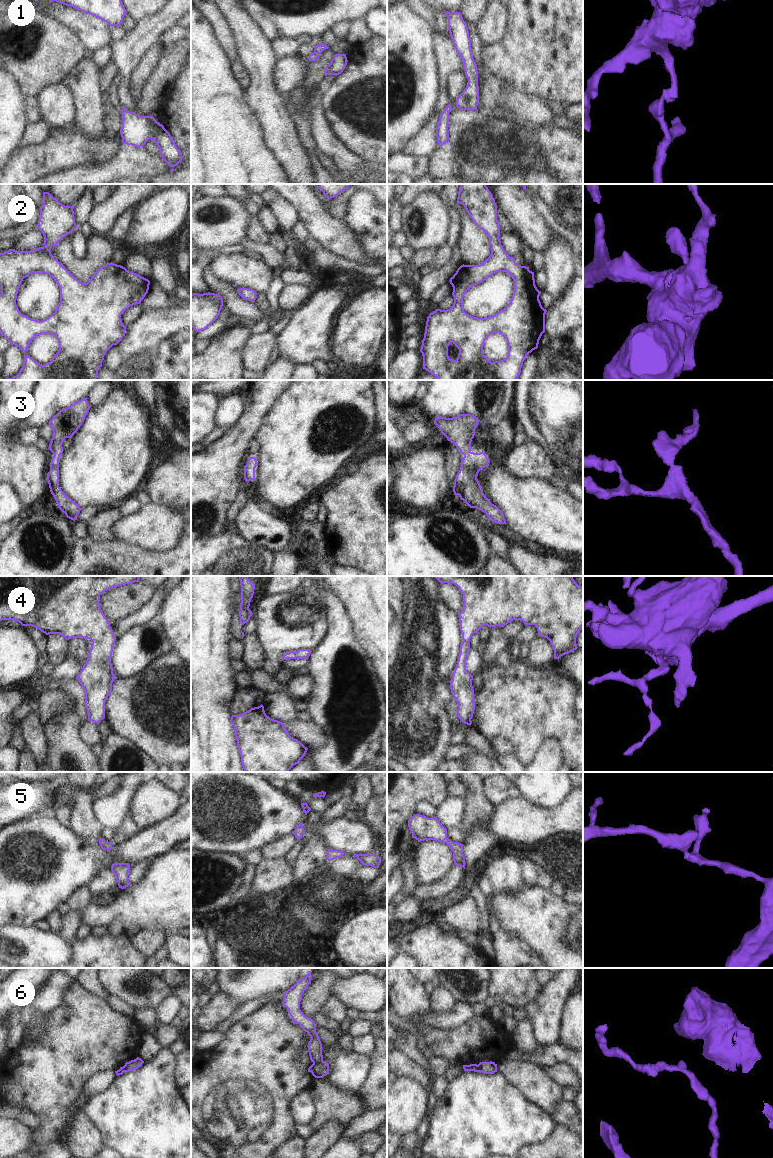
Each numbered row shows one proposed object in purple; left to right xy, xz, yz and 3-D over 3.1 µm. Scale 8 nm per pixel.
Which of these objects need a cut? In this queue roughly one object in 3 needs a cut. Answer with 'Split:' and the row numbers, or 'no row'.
Split: 6

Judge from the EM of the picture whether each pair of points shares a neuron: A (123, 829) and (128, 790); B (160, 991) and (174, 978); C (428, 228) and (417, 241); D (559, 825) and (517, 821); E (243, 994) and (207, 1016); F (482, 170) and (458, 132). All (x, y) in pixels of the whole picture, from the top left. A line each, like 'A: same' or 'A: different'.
A: different
B: different
C: same
D: same
E: different
F: same

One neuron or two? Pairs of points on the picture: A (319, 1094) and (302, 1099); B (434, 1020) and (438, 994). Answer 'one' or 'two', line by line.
A: two
B: two

